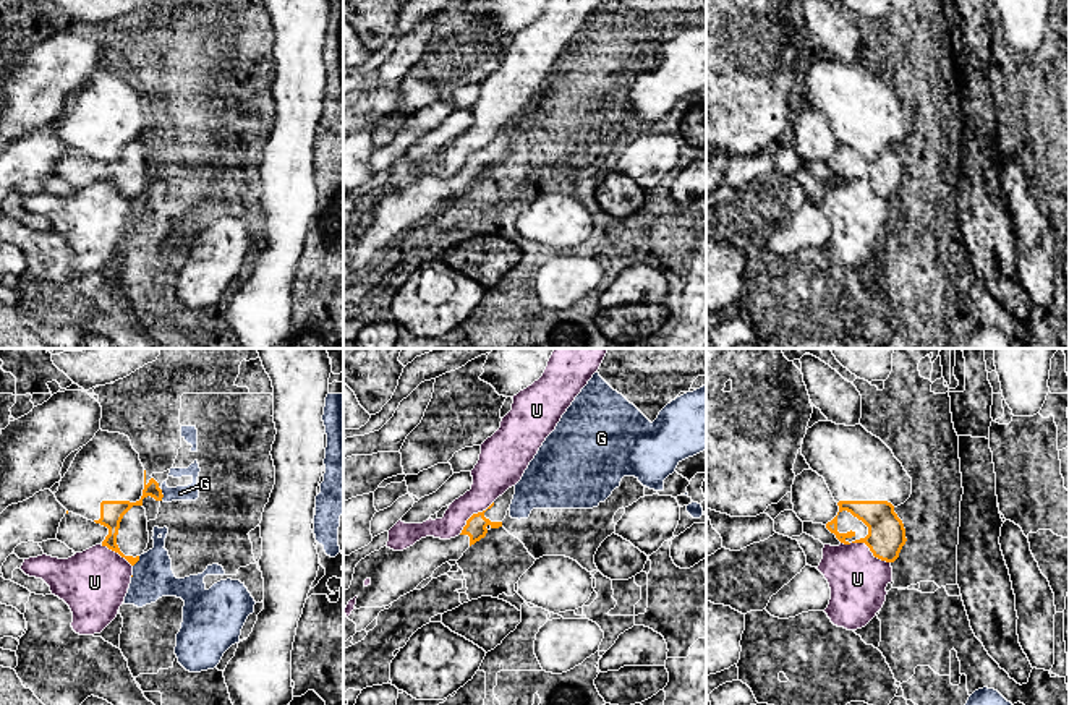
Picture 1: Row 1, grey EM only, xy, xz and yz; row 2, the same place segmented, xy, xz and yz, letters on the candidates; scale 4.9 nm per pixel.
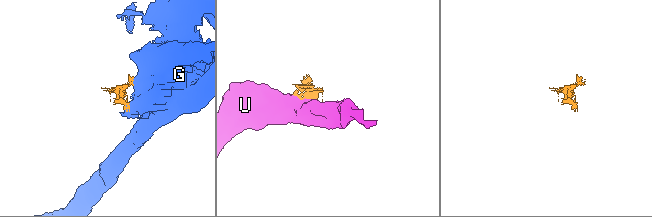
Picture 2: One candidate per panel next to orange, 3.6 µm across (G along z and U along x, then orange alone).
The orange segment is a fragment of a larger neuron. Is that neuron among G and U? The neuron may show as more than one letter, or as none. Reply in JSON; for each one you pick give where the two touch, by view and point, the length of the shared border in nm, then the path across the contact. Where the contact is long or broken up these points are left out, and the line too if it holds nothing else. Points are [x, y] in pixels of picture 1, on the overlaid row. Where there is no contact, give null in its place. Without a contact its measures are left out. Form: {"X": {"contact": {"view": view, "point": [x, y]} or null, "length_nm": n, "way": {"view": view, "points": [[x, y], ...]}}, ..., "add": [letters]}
{"add": []}

